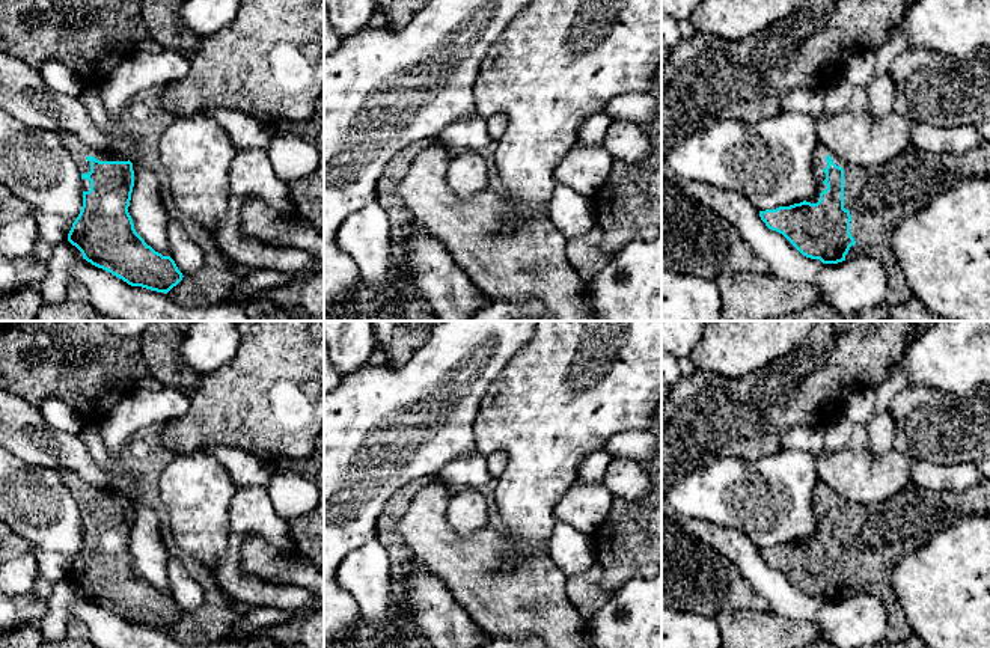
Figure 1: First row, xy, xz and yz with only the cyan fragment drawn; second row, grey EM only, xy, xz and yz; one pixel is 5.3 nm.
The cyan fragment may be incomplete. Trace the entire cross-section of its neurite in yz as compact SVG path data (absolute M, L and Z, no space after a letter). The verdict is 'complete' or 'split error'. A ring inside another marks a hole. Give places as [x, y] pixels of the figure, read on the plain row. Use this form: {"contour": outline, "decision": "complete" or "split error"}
{"contour": "M990 479L960 493L933 491L909 484L891 499L868 505L850 502L818 481L814 514L817 530L809 539L759 549L761 558L768 567L782 571L803 594L823 601L838 601L860 592L877 597L888 615L885 639L903 640L912 634L912 628L894 592L894 567L958 518L990 515Z", "decision": "split error"}

